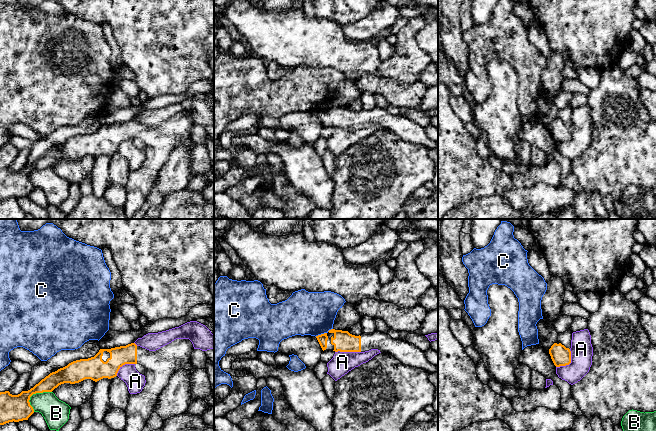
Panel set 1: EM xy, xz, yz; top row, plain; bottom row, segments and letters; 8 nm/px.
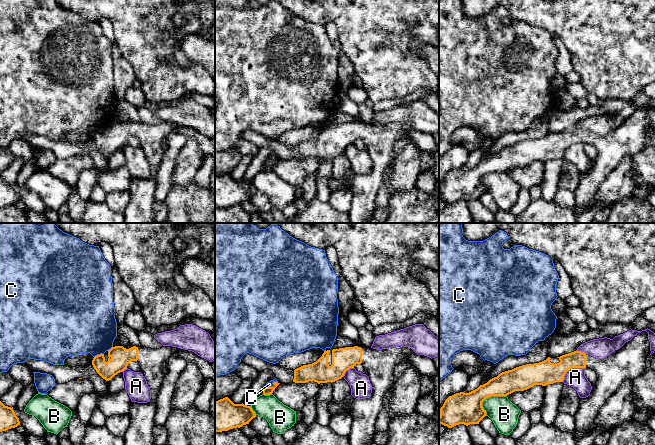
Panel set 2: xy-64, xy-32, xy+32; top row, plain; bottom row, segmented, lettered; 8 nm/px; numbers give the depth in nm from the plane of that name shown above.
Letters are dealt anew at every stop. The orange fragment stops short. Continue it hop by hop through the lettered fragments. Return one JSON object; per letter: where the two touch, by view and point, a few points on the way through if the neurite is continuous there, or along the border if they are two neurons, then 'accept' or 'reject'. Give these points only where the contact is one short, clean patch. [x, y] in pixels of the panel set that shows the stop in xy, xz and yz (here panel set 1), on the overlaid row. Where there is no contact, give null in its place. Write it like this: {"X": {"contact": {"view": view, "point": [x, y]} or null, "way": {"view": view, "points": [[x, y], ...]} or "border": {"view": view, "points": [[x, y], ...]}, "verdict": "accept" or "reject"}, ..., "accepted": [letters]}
{"A": {"contact": {"view": "yz", "point": [569, 363]}, "border": {"view": "yz", "points": [[570, 349], [570, 362], [556, 367]]}, "verdict": "reject"}, "B": {"contact": {"view": "xy", "point": [33, 393]}, "border": {"view": "xy", "points": [[51, 391], [36, 392], [30, 397], [29, 404], [33, 411]]}, "verdict": "reject"}, "C": {"contact": {"view": "xz", "point": [324, 333]}, "verdict": "reject"}, "accepted": []}

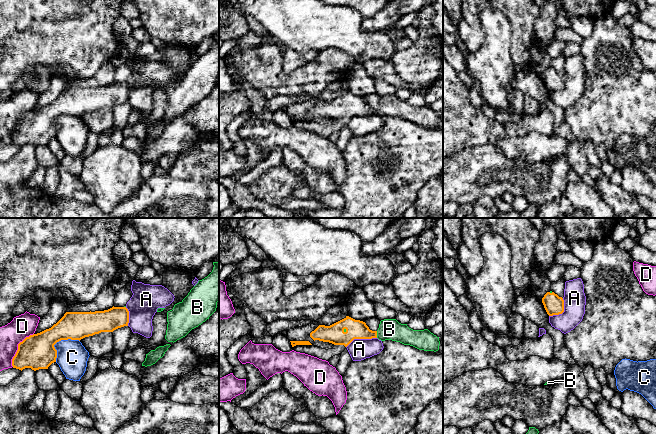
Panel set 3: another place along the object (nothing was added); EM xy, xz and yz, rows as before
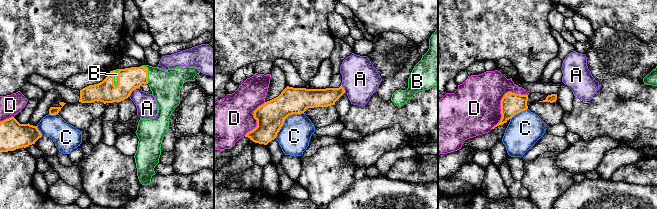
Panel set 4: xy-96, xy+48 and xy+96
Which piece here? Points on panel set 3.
{"A": {"contact": {"view": "xz", "point": [361, 338]}, "border": {"view": "xz", "points": [[376, 337], [355, 338], [346, 347]]}, "verdict": "reject"}, "B": {"contact": {"view": "xz", "point": [376, 334]}, "way": {"view": "xz", "points": [[355, 329], [368, 334], [376, 334], [382, 334], [389, 329]]}, "verdict": "accept"}, "C": {"contact": {"view": "xy", "point": [58, 341]}, "border": {"view": "xy", "points": [[79, 340], [59, 340], [54, 345], [56, 350], [55, 361]]}, "verdict": "reject"}, "D": {"contact": {"view": "xy", "point": [18, 348]}, "verdict": "reject"}, "accepted": ["B"]}

